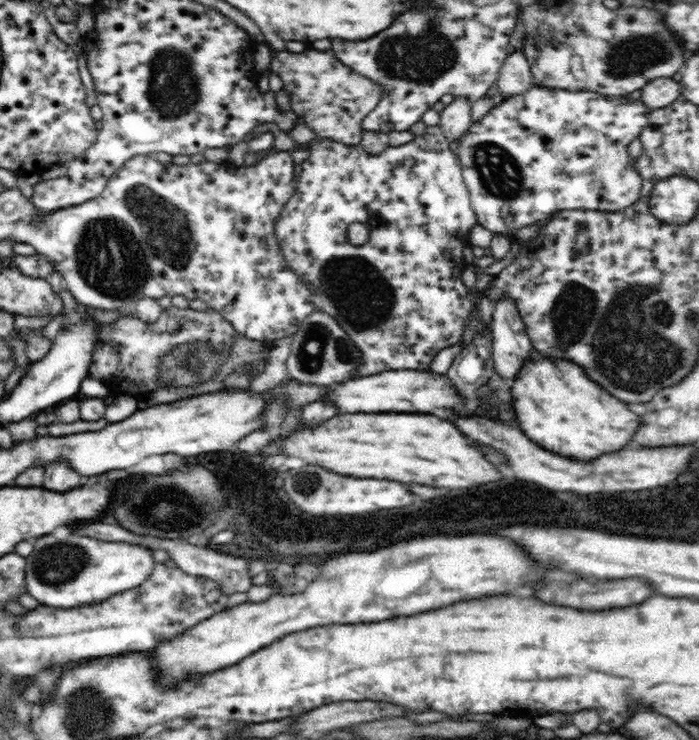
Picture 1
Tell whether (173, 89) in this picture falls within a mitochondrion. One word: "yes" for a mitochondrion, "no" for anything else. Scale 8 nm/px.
yes

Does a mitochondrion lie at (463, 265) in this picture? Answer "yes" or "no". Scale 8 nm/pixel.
no

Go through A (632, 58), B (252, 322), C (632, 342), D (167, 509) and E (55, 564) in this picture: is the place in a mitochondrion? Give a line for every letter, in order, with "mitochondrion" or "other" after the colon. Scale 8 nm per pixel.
A: mitochondrion
B: other
C: mitochondrion
D: mitochondrion
E: mitochondrion

